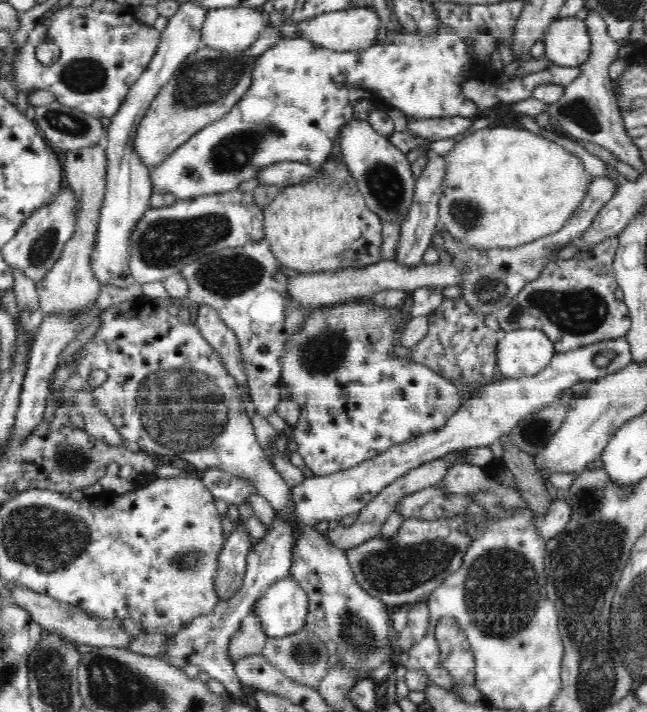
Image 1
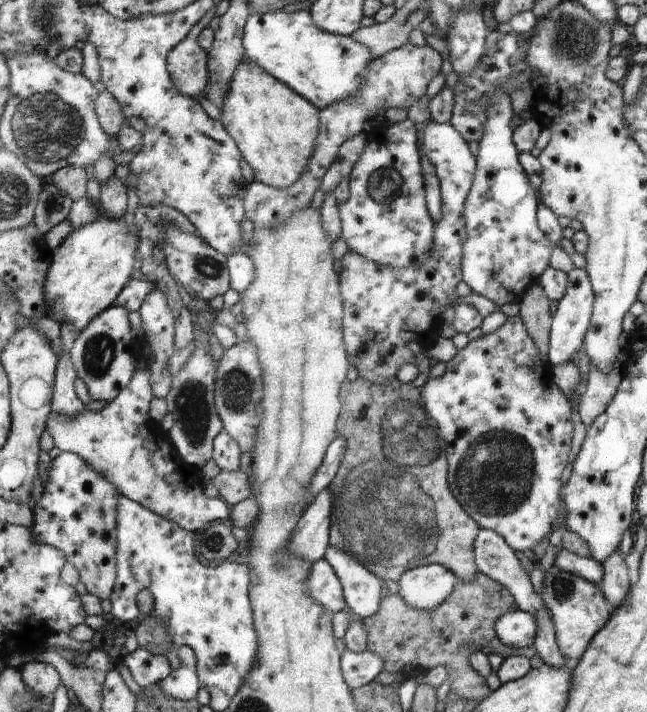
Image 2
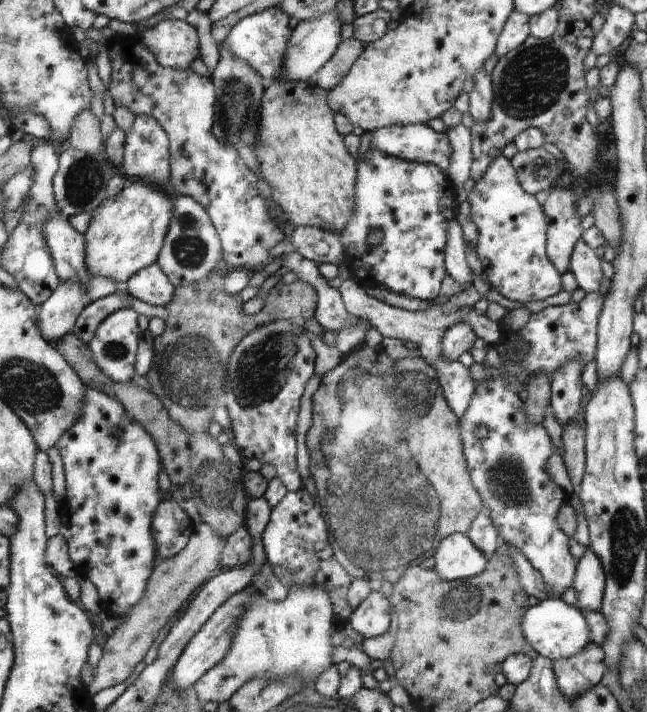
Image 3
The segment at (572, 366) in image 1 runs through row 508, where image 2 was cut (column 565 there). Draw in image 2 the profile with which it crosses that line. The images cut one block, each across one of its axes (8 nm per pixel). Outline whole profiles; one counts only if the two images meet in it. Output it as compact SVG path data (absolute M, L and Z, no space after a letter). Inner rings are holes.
M575 268L568 273L567 291L558 302L558 310L551 323L548 359L553 364L566 364L572 358L572 354L582 346L584 332L587 332L590 326L590 314L593 314L592 302L594 302L595 292L592 292L592 288L590 276L584 269Z

